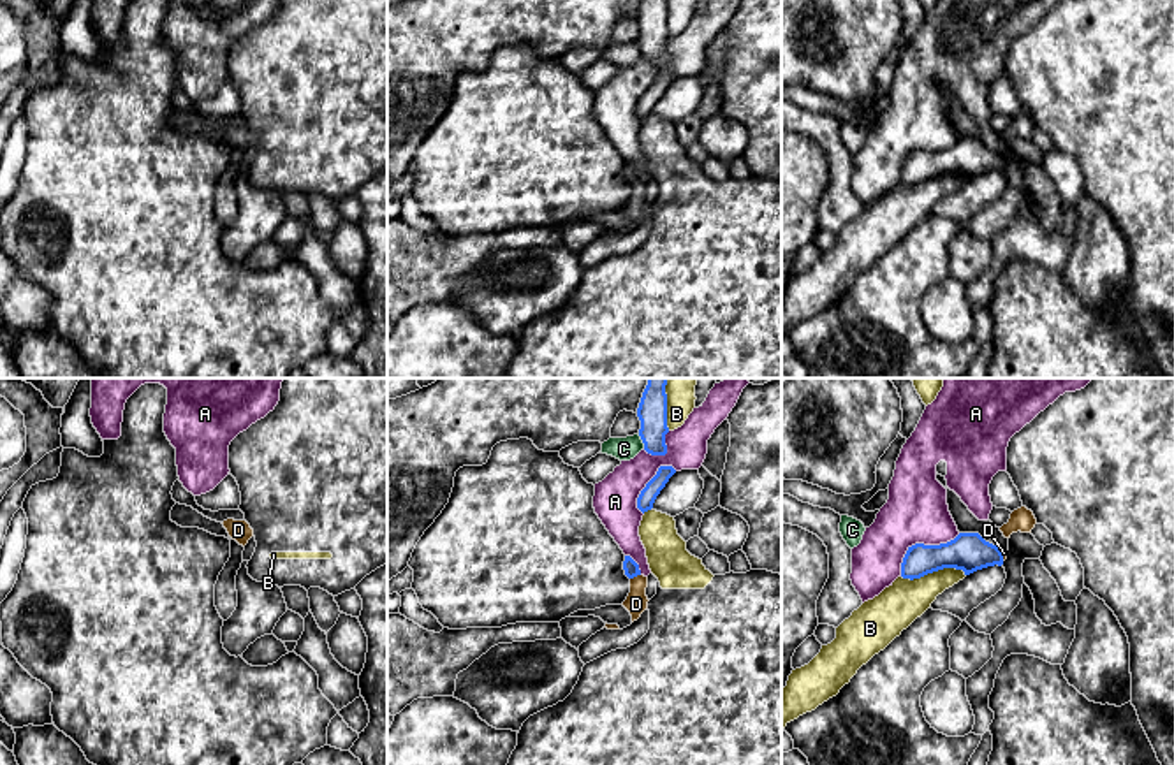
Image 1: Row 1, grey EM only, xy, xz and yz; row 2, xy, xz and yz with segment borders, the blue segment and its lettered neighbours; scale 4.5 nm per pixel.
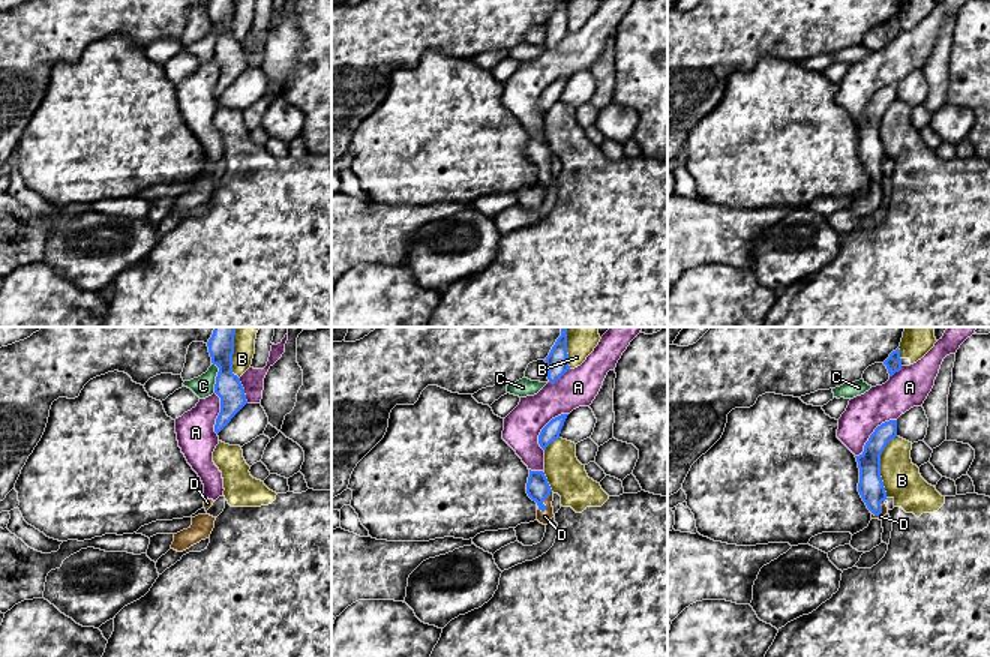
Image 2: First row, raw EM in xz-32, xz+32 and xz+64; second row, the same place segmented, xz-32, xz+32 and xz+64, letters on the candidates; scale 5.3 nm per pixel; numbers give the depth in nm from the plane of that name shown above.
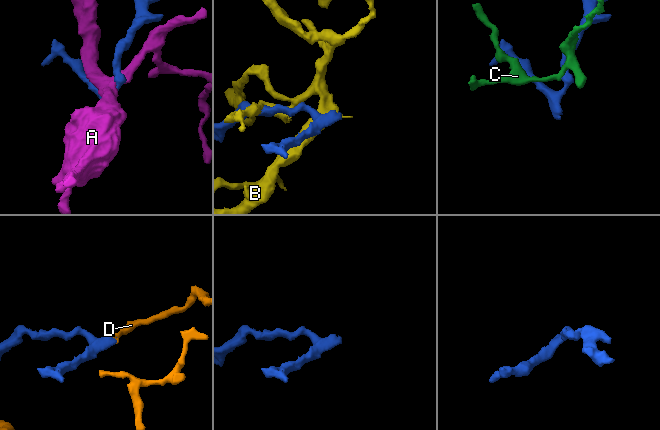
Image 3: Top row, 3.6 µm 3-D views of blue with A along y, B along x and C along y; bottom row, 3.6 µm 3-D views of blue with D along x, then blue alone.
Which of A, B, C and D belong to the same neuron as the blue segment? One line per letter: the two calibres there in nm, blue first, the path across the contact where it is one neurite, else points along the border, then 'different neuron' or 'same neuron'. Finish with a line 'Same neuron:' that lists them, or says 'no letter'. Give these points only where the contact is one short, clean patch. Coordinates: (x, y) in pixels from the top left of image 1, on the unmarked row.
A: 180 nm thick on the blue side, 280 nm on the other; different neuron
B: 180 nm thick on the blue side, 200 nm on the other; different neuron
C: 140 nm thick on the blue side, 110 nm on the other; different neuron
D: 70 nm thick on the blue side, 100 nm on the other; runs through xz (631, 173), (634, 182), (636, 210); same neuron
Same neuron: D

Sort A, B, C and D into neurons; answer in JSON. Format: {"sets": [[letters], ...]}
{"sets": [["A"], ["B"], ["C"], ["D"]]}

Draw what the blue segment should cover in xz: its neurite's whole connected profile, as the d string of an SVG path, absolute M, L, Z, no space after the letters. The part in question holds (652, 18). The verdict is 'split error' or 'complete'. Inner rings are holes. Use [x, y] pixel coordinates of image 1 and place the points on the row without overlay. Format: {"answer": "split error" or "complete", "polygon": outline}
{"answer": "complete", "polygon": "M642 0L637 23L641 26L639 42L644 56L651 62L665 62L667 33L667 0Z"}

